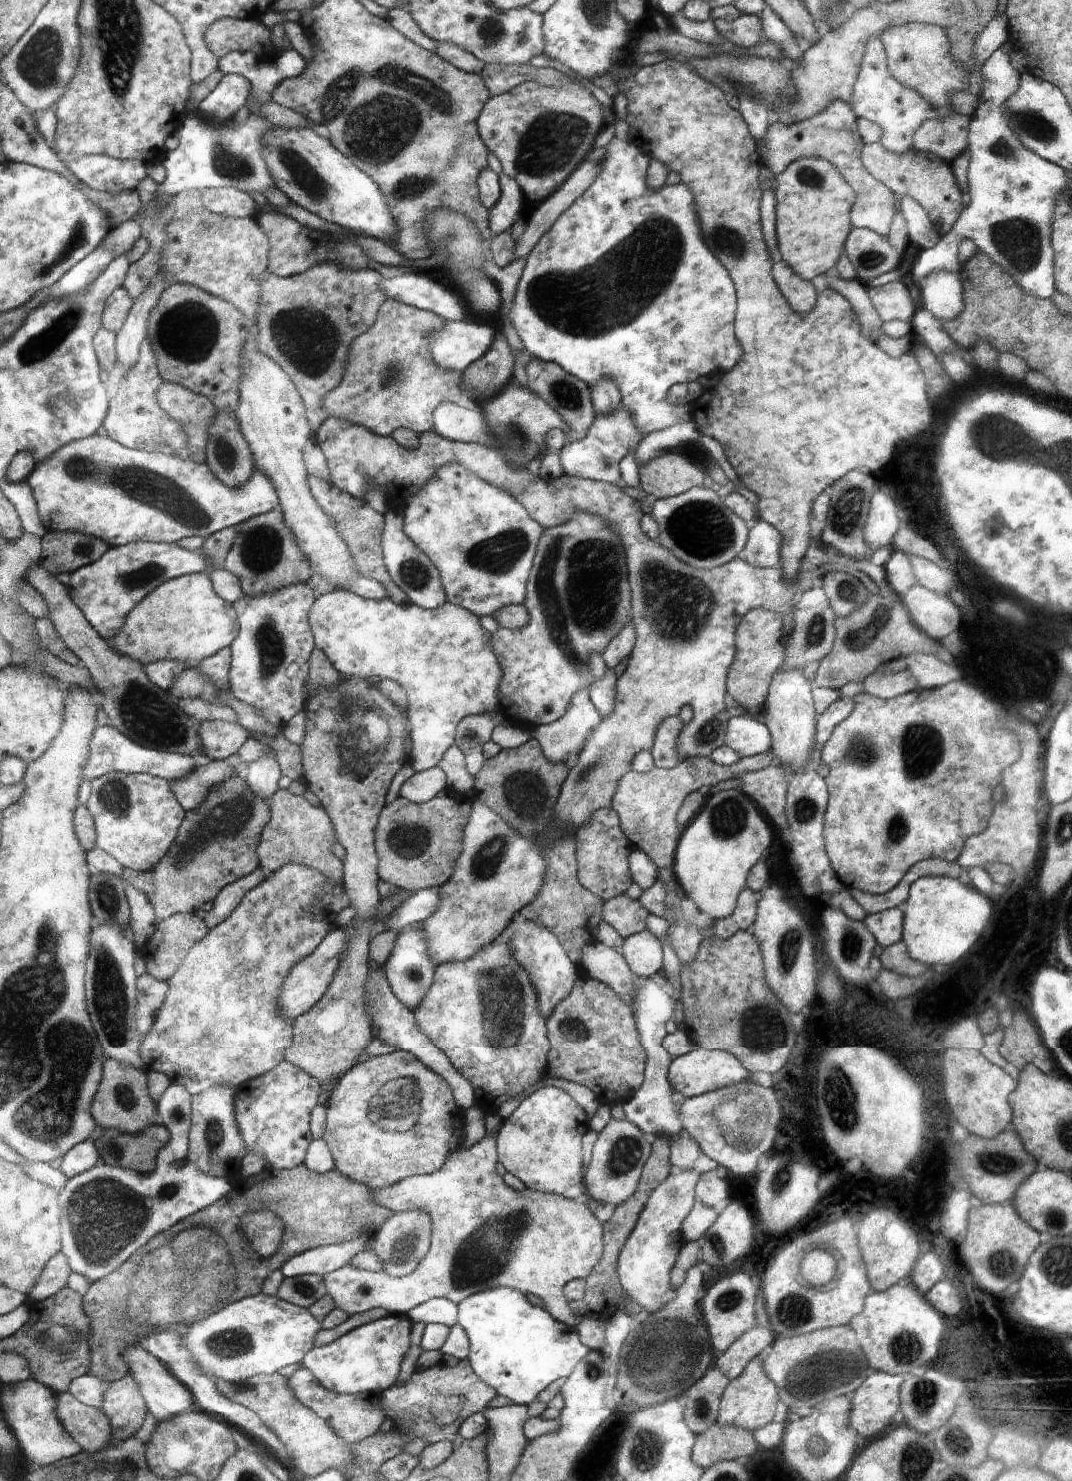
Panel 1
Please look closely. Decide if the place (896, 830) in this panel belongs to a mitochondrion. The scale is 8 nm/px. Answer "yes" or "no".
yes

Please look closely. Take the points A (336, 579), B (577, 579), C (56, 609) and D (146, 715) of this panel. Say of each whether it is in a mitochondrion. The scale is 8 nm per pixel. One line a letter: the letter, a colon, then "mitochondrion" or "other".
A: other
B: mitochondrion
C: other
D: mitochondrion

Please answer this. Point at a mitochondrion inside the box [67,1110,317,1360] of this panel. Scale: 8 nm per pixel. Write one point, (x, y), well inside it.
(157, 1294)

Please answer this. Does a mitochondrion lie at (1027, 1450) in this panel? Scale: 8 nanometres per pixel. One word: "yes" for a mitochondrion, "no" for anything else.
no

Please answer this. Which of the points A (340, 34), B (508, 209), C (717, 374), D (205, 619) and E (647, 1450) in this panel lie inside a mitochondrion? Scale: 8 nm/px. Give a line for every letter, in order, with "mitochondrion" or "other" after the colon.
A: other
B: other
C: other
D: other
E: mitochondrion

